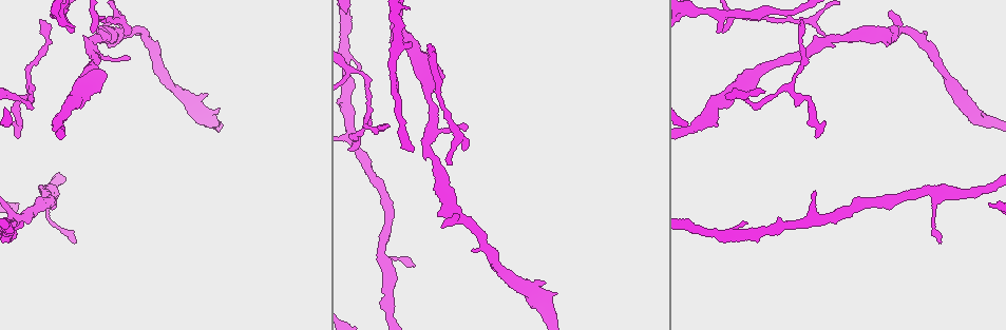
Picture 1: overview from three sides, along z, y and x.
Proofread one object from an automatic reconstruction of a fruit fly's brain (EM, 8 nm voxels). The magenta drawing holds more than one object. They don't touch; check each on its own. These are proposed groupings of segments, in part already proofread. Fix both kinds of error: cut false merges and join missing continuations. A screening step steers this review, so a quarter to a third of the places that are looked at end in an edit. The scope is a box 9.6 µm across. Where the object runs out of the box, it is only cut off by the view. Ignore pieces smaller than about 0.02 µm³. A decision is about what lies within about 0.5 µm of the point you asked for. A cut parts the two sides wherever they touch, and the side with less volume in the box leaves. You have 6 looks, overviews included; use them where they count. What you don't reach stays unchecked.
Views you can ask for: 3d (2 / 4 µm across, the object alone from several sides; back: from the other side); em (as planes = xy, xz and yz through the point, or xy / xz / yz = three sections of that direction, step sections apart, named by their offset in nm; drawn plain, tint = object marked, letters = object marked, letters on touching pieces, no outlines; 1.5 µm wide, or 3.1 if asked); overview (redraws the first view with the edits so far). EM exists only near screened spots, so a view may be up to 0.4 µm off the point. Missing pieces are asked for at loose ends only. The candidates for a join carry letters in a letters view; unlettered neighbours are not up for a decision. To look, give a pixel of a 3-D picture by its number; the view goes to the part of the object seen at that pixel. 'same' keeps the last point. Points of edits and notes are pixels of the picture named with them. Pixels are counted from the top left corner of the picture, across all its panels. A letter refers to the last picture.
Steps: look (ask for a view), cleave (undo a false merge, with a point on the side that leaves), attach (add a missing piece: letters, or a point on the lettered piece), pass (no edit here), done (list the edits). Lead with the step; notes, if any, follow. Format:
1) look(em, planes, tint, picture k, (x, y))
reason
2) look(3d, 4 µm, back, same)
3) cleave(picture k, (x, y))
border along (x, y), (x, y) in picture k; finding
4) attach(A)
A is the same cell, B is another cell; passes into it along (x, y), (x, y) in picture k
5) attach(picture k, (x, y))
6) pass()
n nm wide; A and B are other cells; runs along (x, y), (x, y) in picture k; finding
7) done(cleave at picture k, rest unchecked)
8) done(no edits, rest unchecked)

look(3d, 4 µm, picture 1, (816, 136))
an open end

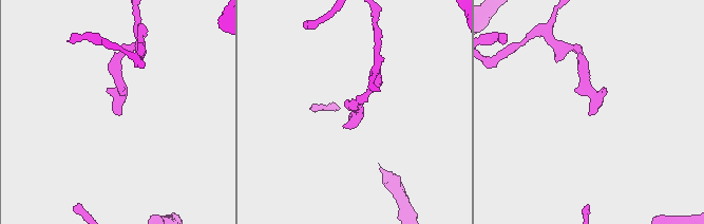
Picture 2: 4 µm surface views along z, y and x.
look(em, planes, letters, picture 2, (590, 115))

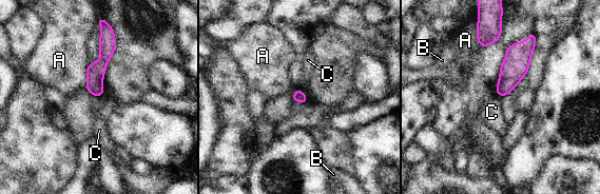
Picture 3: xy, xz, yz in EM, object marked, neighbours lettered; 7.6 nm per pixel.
pass()
A, B and C are other cells; border along (295, 89), (303, 92) in picture 3; none of them fits

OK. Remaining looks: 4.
look(3d, 4 µm, picture 1, (823, 36))
an open end

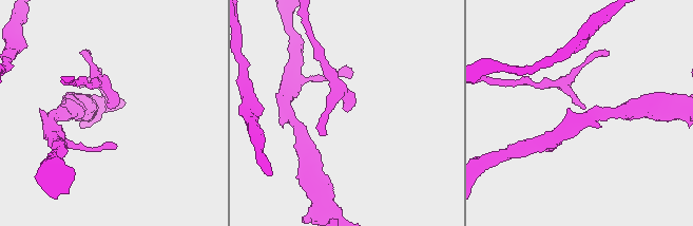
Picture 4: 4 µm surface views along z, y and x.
look(em, yz, step 8, tint, picture 4, (350, 106))
now the EM

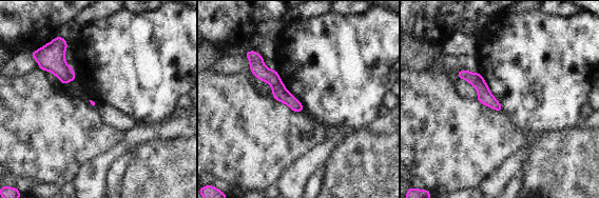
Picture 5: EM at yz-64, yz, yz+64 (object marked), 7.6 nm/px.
look(em, yz, step 8, letters, same)
what lies round it

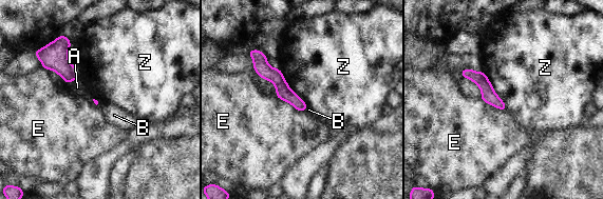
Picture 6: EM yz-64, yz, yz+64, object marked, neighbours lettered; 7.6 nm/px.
pass()
Z touches over 360 nm; A, B, E and Z are other cells; runs along (252, 53), (302, 108) in picture 6; no lettered piece goes on from it

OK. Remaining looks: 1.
done(no edits, rest unchecked)

